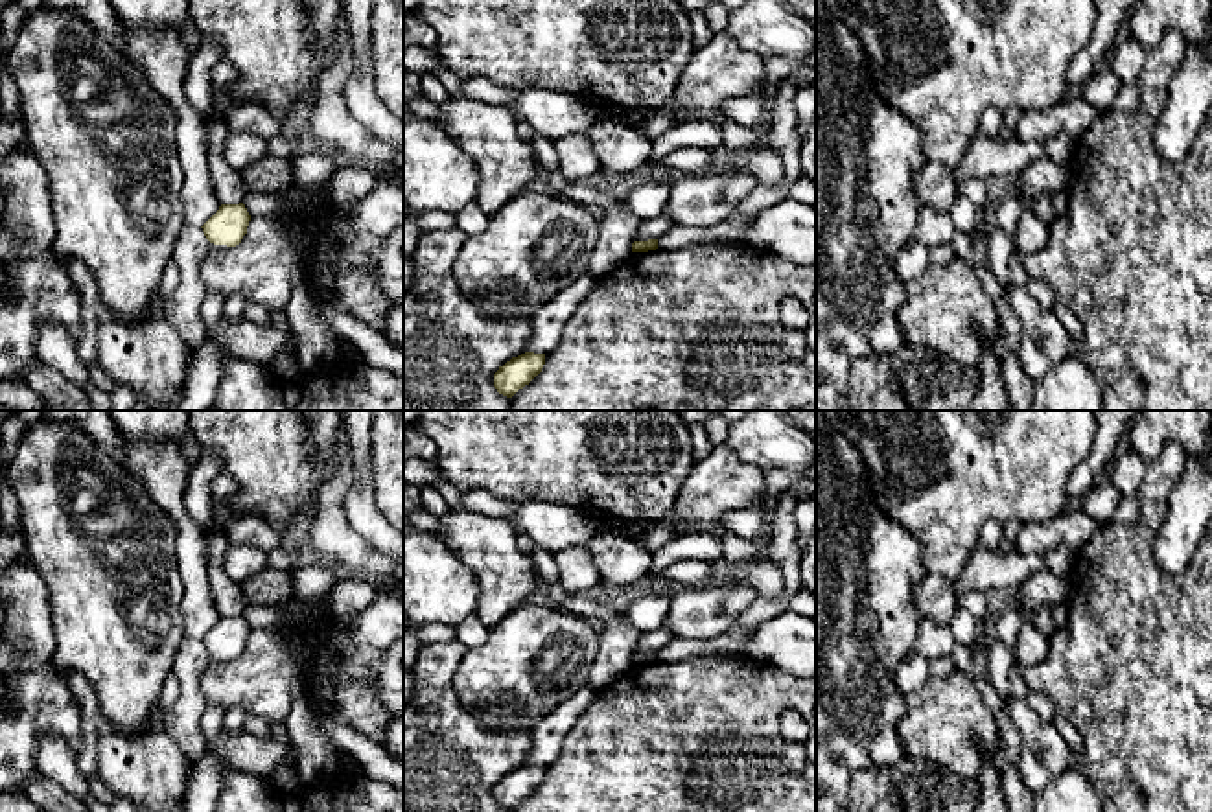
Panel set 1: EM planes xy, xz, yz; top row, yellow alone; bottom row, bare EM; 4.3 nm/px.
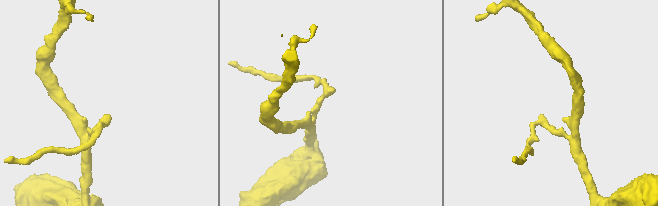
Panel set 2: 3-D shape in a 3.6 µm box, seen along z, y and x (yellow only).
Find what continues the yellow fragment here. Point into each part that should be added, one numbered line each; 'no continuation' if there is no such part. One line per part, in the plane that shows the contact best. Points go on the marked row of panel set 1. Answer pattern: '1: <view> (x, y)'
no continuation

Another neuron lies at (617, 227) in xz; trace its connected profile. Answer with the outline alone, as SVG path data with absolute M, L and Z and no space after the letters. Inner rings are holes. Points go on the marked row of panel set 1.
M624 204L604 212L599 221L599 238L589 256L589 273L606 276L623 265L634 252L632 243L641 219L635 217Z

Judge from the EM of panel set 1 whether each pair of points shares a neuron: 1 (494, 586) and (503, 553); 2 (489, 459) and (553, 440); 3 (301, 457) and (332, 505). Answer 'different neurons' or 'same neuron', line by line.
1: same neuron
2: same neuron
3: different neurons

